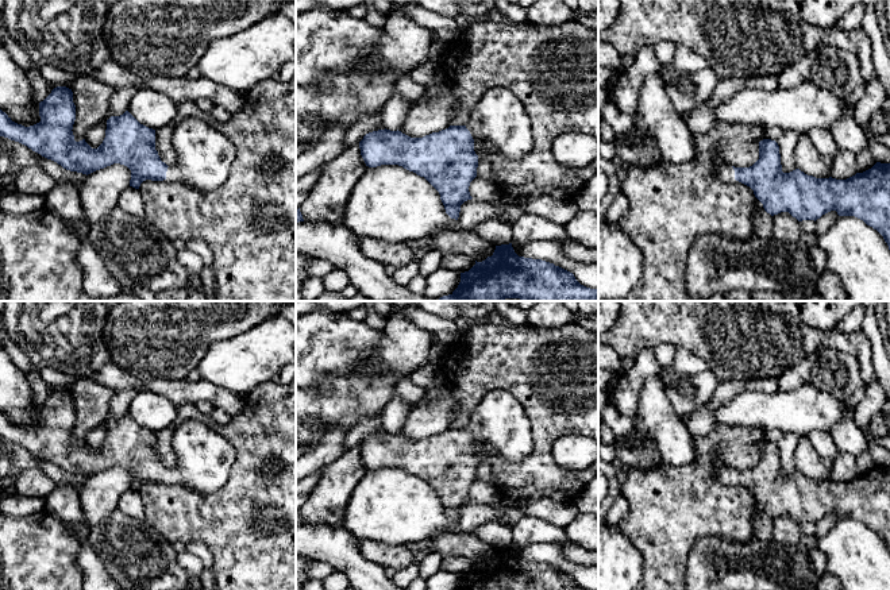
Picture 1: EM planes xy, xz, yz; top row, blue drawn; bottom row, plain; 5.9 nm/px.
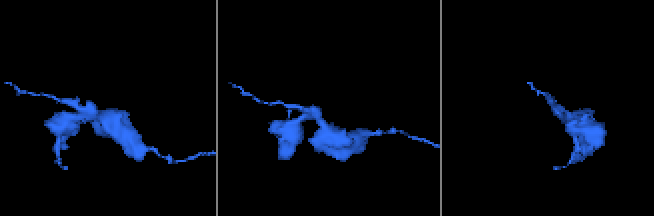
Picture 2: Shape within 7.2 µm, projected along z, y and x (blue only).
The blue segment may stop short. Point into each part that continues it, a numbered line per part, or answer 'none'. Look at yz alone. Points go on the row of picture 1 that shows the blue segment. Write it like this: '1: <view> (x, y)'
1: yz (724, 172)

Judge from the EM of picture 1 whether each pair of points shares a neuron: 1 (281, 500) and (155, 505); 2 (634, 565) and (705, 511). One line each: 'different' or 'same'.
1: same
2: different

